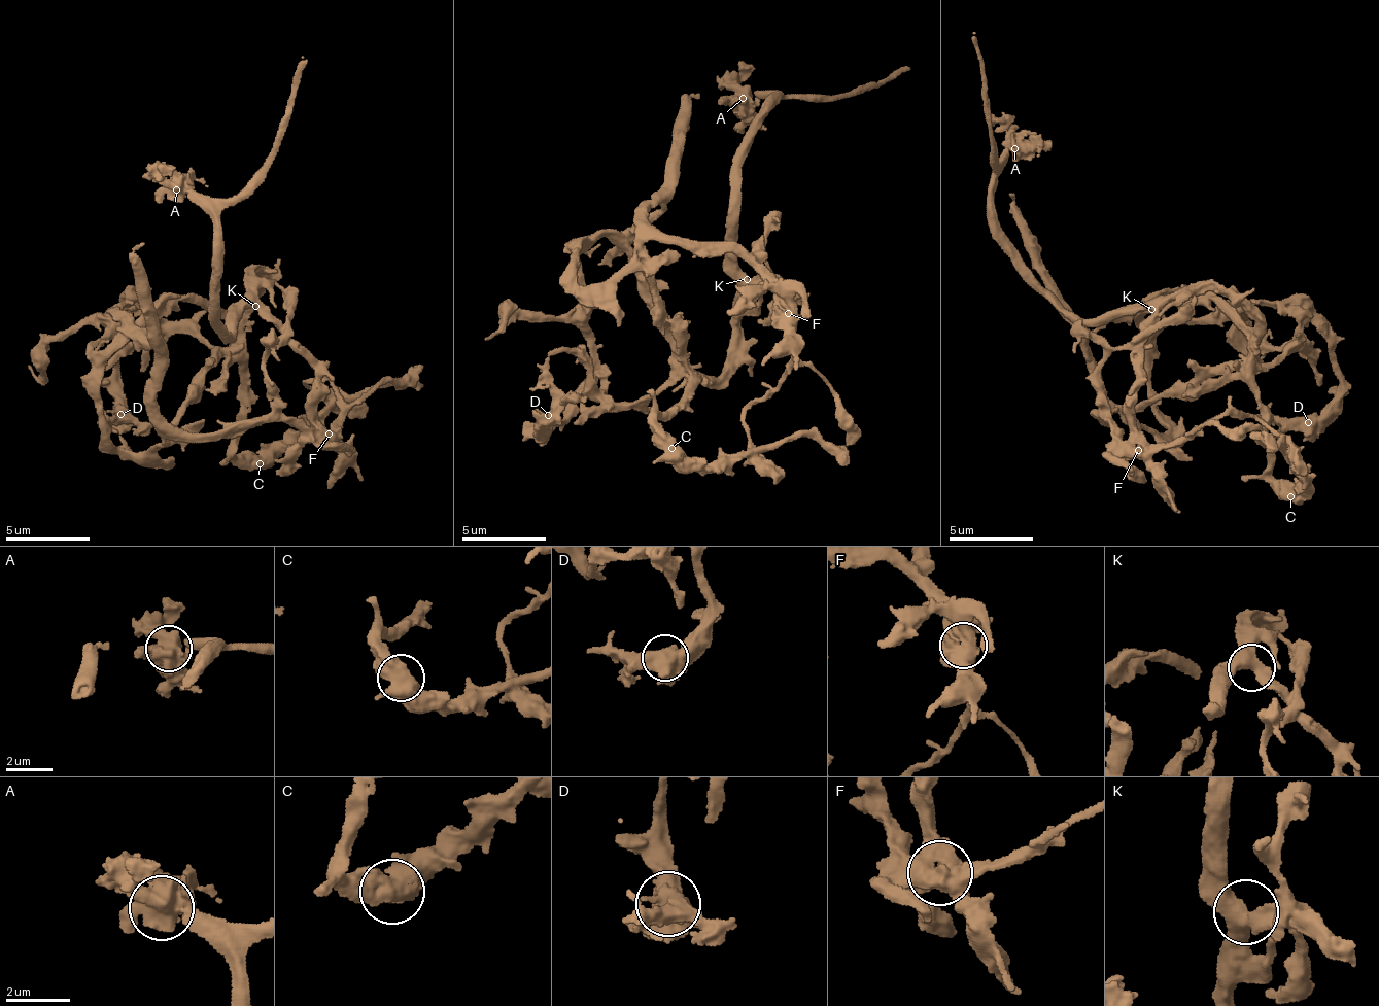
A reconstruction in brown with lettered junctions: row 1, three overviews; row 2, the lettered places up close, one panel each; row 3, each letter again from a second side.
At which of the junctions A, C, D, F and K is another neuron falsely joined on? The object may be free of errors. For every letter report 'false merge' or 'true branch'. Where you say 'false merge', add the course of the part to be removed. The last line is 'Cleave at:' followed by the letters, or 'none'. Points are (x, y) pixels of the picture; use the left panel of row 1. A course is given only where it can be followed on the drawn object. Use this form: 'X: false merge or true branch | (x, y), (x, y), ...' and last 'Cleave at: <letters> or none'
A: true branch
C: true branch
D: true branch
F: false merge | (330, 434), (269, 419), (254, 428), (170, 430), (218, 356), (200, 338), (159, 333), (95, 371)
K: true branch
Cleave at: F

